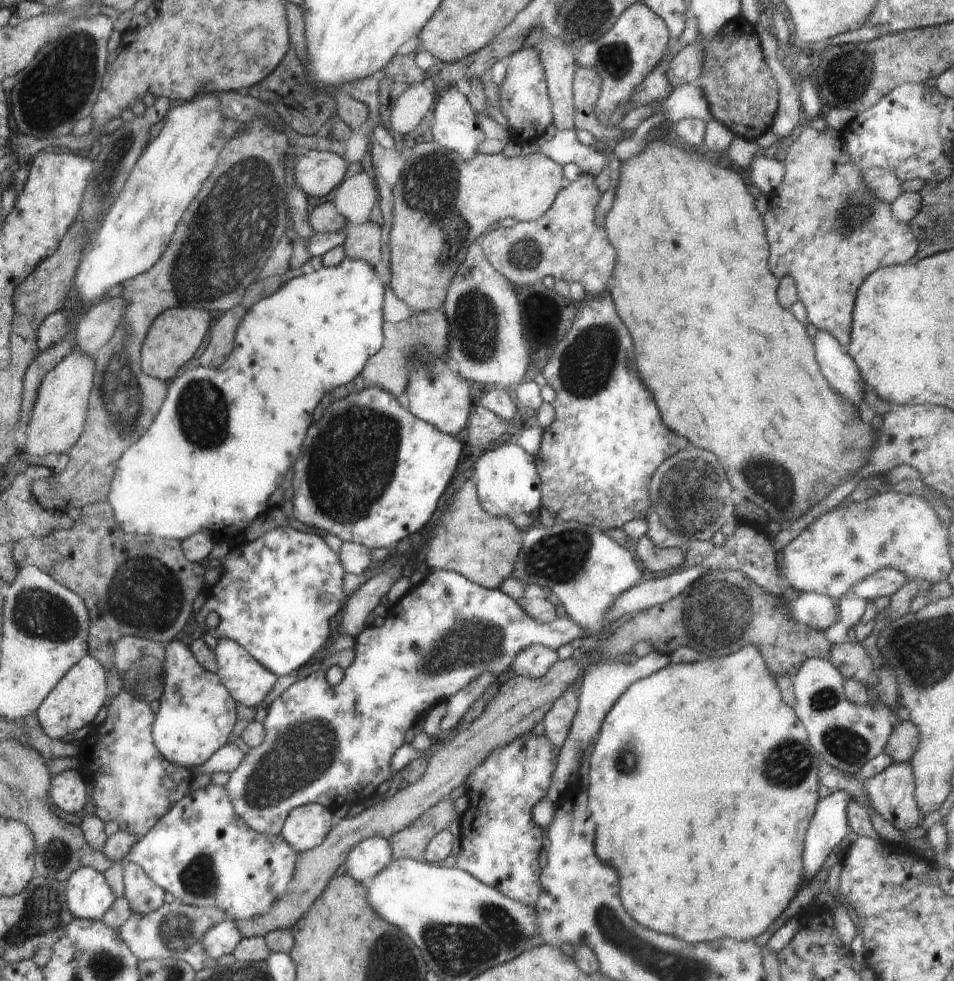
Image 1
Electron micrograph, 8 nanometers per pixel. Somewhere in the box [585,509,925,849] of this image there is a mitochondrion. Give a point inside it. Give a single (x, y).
(719, 611)

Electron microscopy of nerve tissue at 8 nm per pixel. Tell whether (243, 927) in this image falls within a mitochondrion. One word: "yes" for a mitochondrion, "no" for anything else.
no

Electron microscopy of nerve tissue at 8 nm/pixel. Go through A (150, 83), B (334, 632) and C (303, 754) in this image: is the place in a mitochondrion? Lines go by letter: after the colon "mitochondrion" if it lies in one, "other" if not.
A: other
B: other
C: mitochondrion

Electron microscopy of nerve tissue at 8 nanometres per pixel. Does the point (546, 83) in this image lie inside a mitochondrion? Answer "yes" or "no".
no

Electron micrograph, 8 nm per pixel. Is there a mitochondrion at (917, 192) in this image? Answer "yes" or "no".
no

